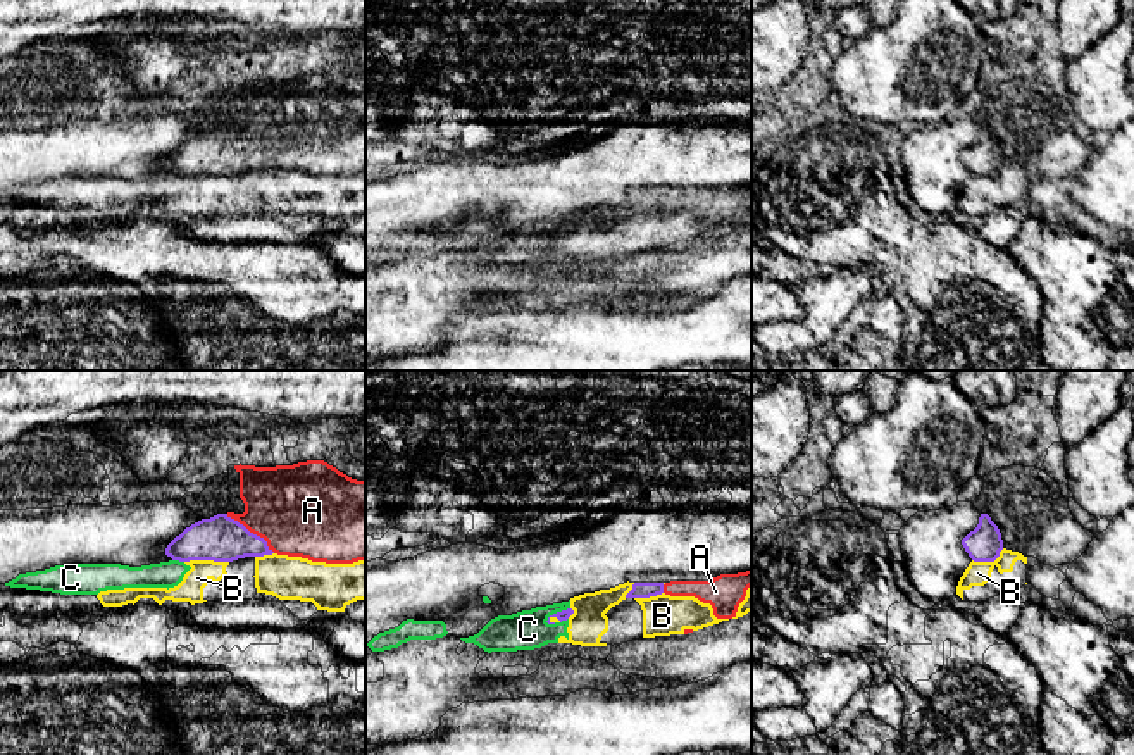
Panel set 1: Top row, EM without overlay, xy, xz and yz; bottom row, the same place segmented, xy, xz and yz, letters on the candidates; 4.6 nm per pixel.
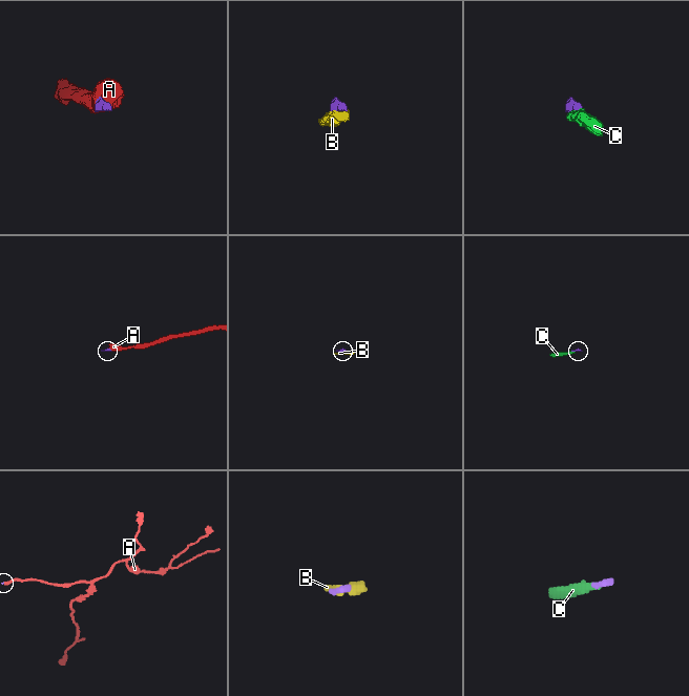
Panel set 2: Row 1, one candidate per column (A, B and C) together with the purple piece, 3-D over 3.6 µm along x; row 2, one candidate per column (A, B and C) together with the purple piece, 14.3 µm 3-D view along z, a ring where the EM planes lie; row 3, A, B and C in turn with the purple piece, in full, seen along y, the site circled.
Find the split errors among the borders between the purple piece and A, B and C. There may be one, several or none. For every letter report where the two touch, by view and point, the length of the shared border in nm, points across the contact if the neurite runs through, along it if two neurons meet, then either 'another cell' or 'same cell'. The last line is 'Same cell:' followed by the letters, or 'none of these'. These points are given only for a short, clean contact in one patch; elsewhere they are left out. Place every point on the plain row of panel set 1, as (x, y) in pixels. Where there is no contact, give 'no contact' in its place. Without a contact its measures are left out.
A: contact xy (252, 147); length 300 nm; same cell
B: contact xy (205, 173); length 200 nm; another cell
C: contact xz (557, 226); length 140 nm; border xz (569, 221), (554, 226), (545, 235); another cell
Same cell: A

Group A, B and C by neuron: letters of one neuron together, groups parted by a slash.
A / B C

